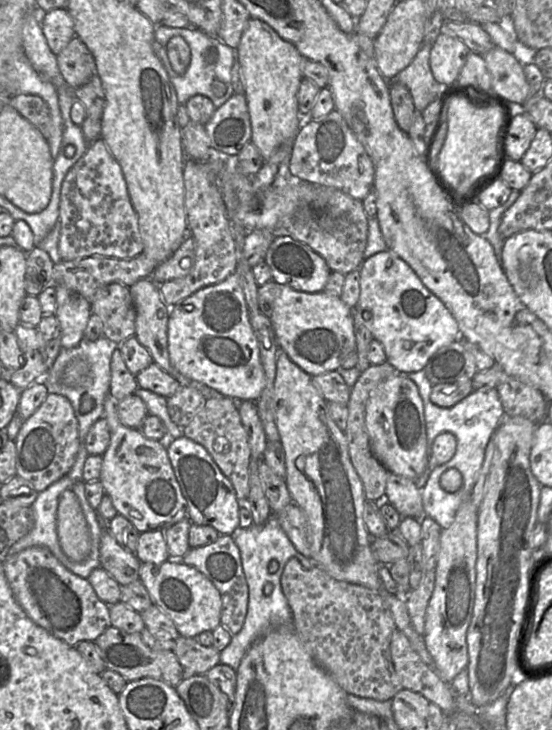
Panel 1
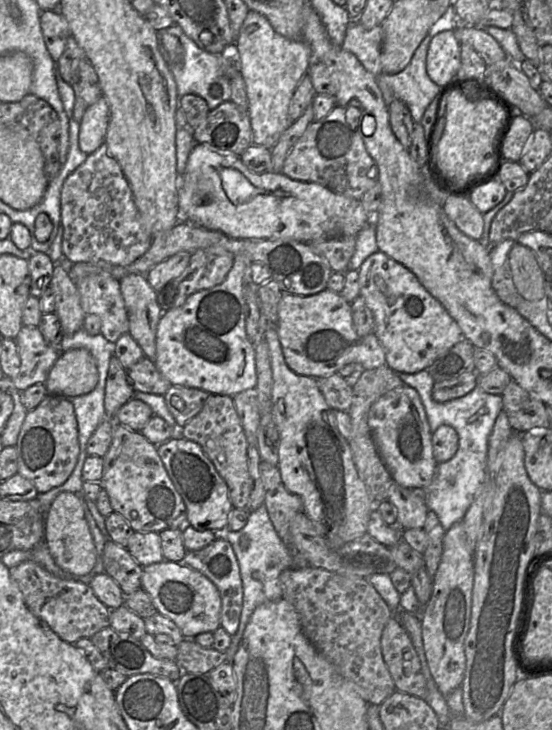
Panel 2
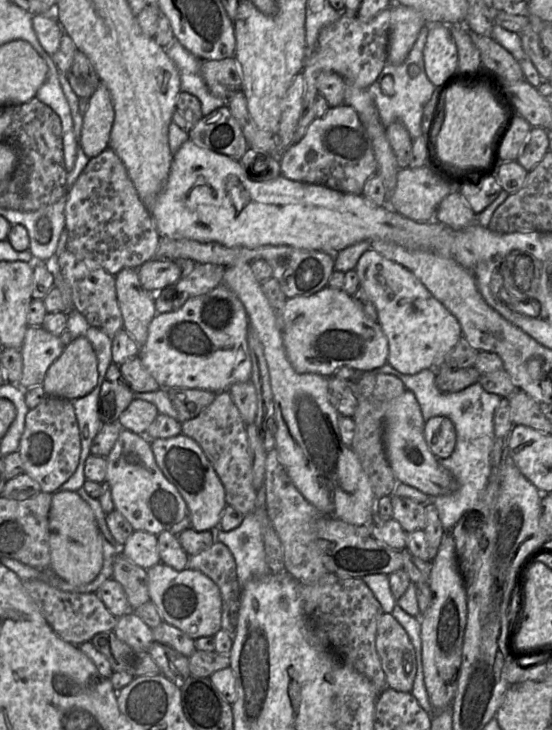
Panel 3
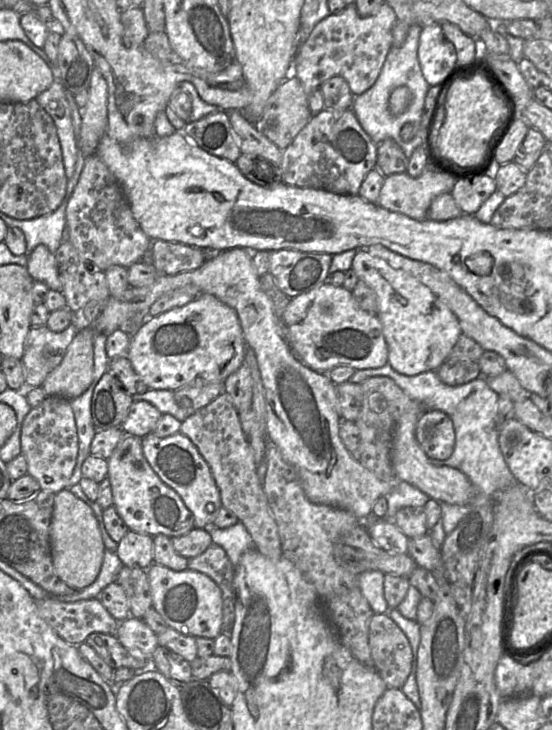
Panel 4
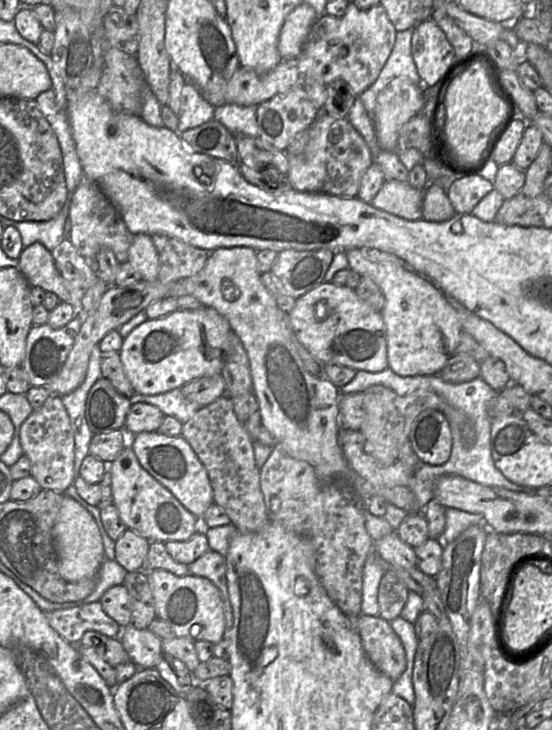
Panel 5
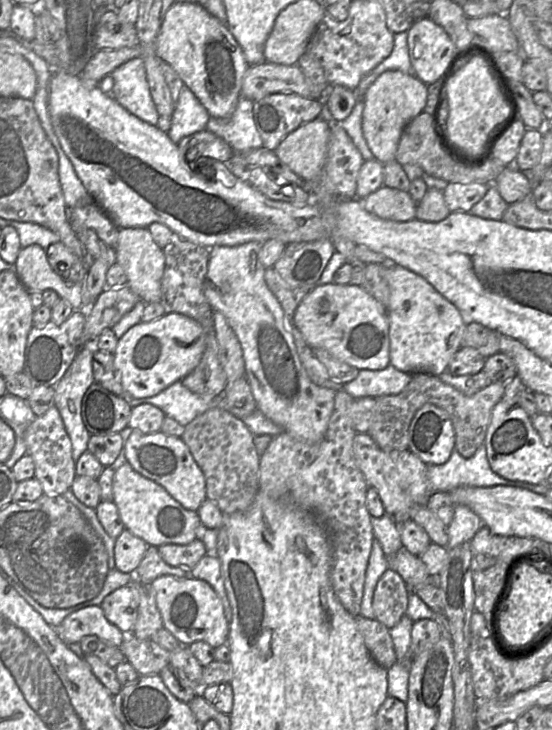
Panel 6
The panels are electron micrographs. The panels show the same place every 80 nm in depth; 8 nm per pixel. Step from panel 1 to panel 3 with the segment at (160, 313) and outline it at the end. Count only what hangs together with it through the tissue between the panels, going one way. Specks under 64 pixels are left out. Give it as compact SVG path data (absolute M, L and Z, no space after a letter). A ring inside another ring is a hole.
M121 270L115 275L115 284L117 301L123 317L123 329L142 347L148 338L149 325L157 315L156 292L147 291L142 287L137 270Z

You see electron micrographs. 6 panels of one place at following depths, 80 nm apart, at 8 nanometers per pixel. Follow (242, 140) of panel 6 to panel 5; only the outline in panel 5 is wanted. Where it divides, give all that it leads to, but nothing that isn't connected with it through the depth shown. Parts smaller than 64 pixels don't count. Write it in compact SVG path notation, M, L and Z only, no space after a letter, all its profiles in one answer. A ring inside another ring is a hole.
M224 104L215 107L213 119L223 124L233 135L244 134L251 137L259 135L254 106Z

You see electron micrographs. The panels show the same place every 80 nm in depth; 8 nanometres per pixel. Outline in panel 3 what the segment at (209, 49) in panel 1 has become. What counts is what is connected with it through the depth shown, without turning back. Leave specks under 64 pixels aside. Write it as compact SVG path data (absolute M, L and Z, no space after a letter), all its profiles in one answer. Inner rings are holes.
M175 38L162 48L180 73L180 90L196 96L204 116L227 104L227 100L213 95L204 82L200 67L203 60L189 52Z

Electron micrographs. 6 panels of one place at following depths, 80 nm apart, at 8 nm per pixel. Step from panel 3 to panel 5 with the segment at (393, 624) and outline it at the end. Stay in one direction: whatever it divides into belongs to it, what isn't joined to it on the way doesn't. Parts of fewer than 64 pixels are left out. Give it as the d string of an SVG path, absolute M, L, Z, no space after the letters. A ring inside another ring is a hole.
M359 615L355 619L362 646L376 668L393 682L406 670L405 649L391 623L380 616Z

